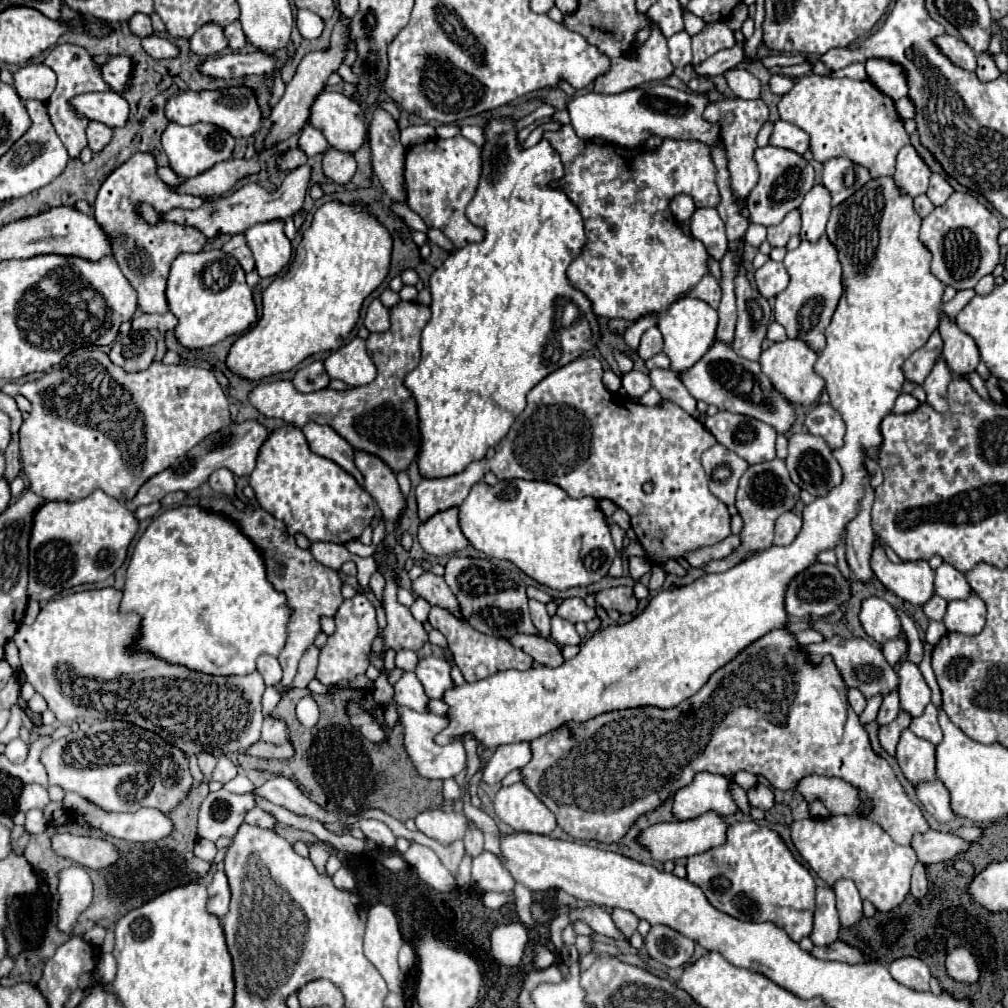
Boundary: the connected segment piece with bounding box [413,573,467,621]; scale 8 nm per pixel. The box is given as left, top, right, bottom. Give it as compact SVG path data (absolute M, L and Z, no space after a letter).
M423 573L419 579L413 581L413 591L429 601L431 605L437 605L441 609L449 609L453 617L467 621L461 613L461 605L457 605L457 597L453 597L453 591L445 585L443 577L437 577L433 573Z

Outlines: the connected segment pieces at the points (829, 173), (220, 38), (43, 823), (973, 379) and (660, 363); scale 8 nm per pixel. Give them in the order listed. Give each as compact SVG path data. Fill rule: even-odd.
M837 157L837 159L829 159L825 163L825 171L823 171L823 185L829 189L833 201L831 205L837 207L839 203L843 203L847 197L851 197L857 189L861 189L867 181L871 179L869 169L845 159L845 157Z
M203 25L201 29L195 31L195 35L191 37L191 51L197 55L217 55L221 51L225 51L229 47L229 41L225 41L225 33L221 25Z
M28 811L25 816L24 826L29 833L43 833L45 827L48 827L49 822L41 811Z
M973 371L973 373L969 373L969 377L965 377L969 383L971 383L971 387L983 397L983 399L991 399L989 395L987 395L987 389L985 389L985 385L983 385L983 379Z
M657 353L655 357L647 359L647 361L645 361L645 365L647 365L647 369L655 369L655 367L661 367L661 369L671 369L671 361L669 361L669 357L667 357L665 353Z

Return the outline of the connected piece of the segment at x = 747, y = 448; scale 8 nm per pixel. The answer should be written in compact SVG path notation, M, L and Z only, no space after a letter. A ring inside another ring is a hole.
M719 411L717 415L703 417L699 421L721 445L743 457L749 465L775 459L777 433L767 423L729 411Z

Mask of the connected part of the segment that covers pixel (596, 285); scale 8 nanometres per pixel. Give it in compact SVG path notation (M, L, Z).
M563 125L561 131L553 133L553 131L547 131L545 133L545 139L549 139L549 143L559 151L561 155L561 161L563 161L563 167L565 167L565 177L563 177L563 183L561 187L565 189L567 197L579 207L581 215L585 217L585 225L587 225L587 245L583 249L583 253L569 265L569 271L567 271L567 277L571 281L573 287L581 289L593 303L593 311L599 315L599 317L609 317L609 319L627 319L627 321L633 321L633 319L639 319L643 317L645 313L649 311L667 311L673 301L685 297L689 293L689 289L693 289L693 285L697 285L697 281L701 281L701 277L705 277L705 273L709 273L709 267L707 267L707 261L709 261L709 253L705 249L705 245L699 241L699 239L693 239L691 235L687 235L685 231L681 231L677 227L677 219L671 215L669 211L669 201L673 199L673 195L677 193L687 193L691 195L698 207L717 207L719 204L719 191L717 191L717 185L715 185L715 165L711 161L711 153L709 153L709 147L703 145L703 143L697 143L697 141L673 141L673 139L665 139L663 145L655 151L645 151L643 147L633 151L633 149L621 149L619 145L595 145L591 141L585 141L585 139L579 139L573 131L571 125Z

